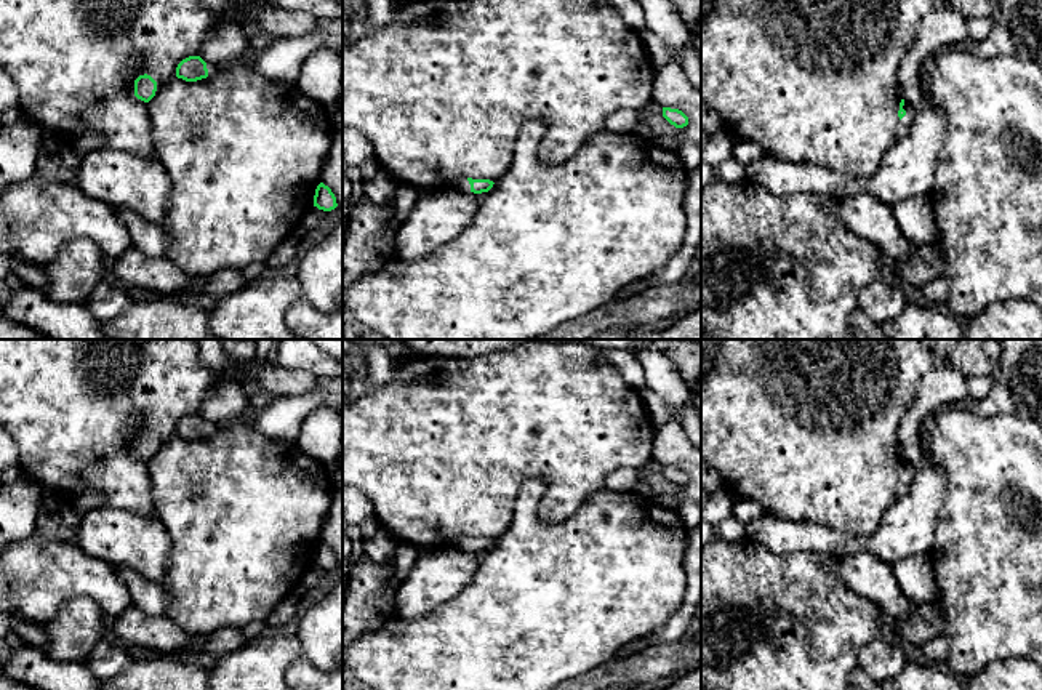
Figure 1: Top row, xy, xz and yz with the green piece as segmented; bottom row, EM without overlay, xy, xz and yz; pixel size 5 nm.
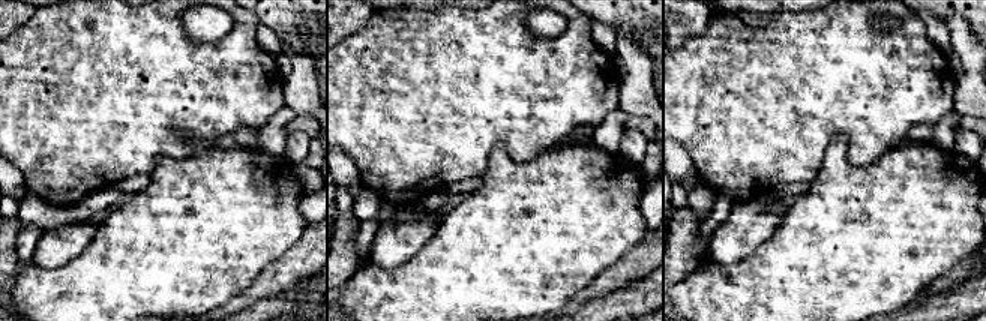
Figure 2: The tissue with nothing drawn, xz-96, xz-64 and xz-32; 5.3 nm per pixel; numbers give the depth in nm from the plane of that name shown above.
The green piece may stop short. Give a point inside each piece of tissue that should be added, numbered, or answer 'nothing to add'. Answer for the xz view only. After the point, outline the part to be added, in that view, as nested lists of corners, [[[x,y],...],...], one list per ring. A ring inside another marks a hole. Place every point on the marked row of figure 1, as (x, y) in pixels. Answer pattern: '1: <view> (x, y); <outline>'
1: xz (461, 184); [[[458,178],[453,183],[453,187],[459,192],[471,192],[471,184],[469,184],[467,178]]]

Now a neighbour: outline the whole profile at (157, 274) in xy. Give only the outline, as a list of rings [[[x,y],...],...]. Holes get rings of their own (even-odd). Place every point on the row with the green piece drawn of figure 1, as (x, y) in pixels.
[[[136,247],[114,259],[114,272],[122,285],[178,298],[192,293],[195,283],[205,279],[182,272],[166,256],[149,256]]]

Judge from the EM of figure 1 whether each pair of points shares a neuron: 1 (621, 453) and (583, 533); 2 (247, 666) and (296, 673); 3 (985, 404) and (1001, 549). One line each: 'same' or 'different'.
1: different
2: different
3: different

